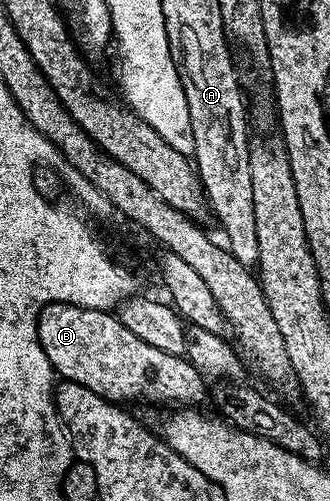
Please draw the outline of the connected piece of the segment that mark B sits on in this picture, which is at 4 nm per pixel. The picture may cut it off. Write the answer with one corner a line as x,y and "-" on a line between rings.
68,303
46,305
38,316
38,338
55,374
63,381
80,383
106,401
151,401
166,407
198,407
206,397
208,381
185,356
168,355
132,335
124,323
104,309
76,307

